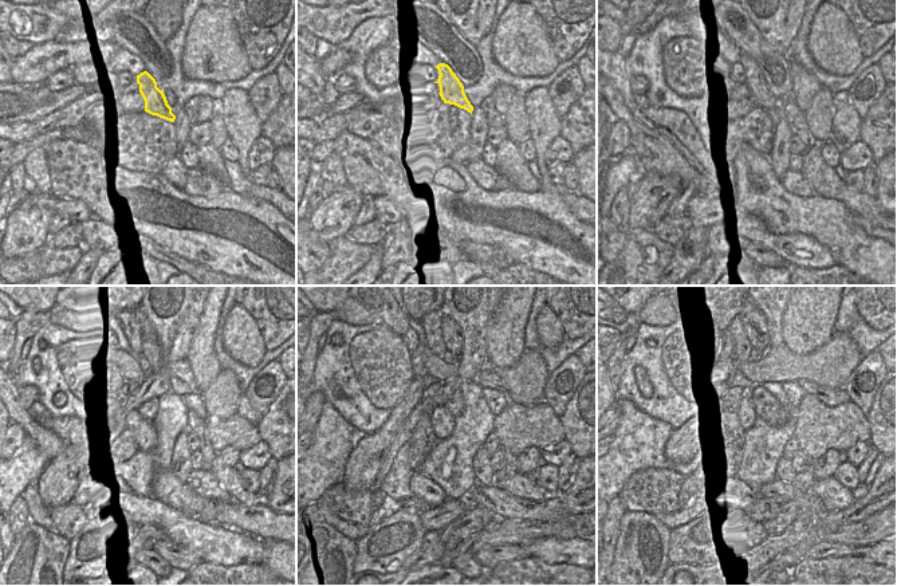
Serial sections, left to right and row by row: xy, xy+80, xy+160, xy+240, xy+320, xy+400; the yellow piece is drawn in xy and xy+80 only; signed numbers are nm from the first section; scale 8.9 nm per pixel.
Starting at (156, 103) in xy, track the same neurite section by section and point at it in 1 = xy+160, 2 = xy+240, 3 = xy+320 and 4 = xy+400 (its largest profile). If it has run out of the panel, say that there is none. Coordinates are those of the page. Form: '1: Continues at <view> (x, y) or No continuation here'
1: Continues at xy+160 (754, 81)
2: Continues at xy+240 (152, 357)
3: Continues at xy+320 (452, 335)
4: Continues at xy+400 (754, 322)

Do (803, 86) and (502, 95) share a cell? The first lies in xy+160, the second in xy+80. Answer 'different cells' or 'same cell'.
same cell

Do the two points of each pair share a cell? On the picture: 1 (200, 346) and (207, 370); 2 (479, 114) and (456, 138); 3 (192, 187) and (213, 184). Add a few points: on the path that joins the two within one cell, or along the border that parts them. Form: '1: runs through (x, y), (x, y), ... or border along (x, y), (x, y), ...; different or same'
1: runs through (201, 352), (205, 365); same
2: border along (472, 114), (468, 153); different
3: runs through (197, 184), (208, 184); same

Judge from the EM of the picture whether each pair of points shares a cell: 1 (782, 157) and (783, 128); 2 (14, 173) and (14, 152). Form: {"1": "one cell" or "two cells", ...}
{"1": "one cell", "2": "two cells"}

